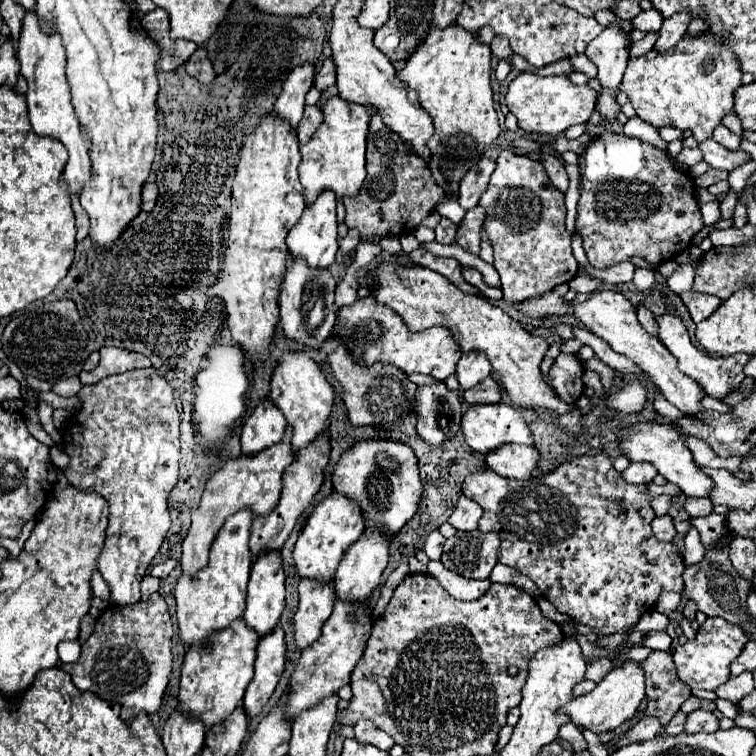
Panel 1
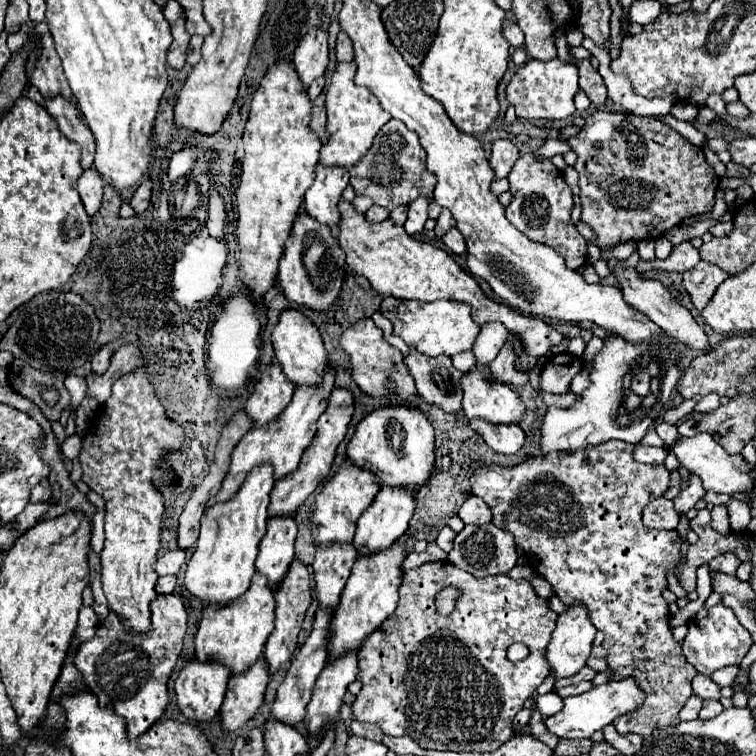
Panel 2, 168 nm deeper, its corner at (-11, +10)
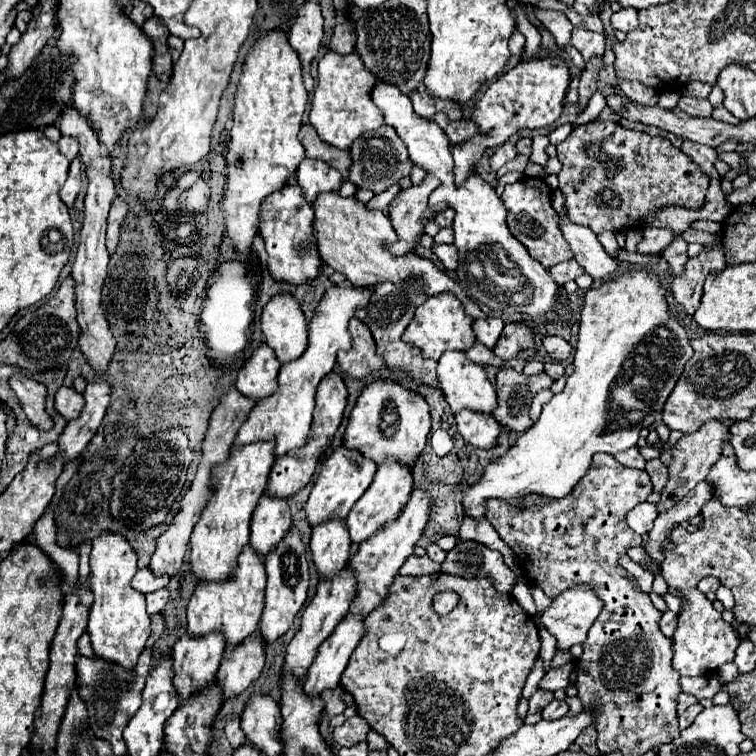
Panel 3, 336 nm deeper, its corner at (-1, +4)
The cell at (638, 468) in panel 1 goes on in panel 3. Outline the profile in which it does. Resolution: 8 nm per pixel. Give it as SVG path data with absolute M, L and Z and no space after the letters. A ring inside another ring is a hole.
M632 447L630 451L618 453L618 455L616 455L616 461L620 461L620 463L626 465L626 467L634 467L634 469L644 469L644 465L646 465L646 461L644 461L644 457L640 455L638 447Z

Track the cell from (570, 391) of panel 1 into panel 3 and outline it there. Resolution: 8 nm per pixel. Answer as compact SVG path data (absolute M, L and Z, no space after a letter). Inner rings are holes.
M502 369L496 377L498 407L494 417L512 431L526 431L532 425L528 411L534 395L540 389L550 389L552 383L554 379L546 371L526 377L514 369Z

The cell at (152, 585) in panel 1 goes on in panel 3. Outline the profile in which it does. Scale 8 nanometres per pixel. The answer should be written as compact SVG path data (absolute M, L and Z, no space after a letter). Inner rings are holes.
M158 589L158 591L152 591L146 595L146 603L148 603L148 613L160 613L164 609L168 601L168 589Z

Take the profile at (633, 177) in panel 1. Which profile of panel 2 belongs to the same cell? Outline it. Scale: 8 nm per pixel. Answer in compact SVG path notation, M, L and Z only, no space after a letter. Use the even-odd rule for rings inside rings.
M596 111L586 119L580 133L568 139L568 145L578 155L574 169L580 177L578 187L582 199L582 221L592 227L592 231L598 235L598 243L604 245L604 249L612 249L618 243L634 239L656 239L668 229L680 225L682 219L706 213L714 207L714 193L720 179L706 163L704 151L694 145L692 153L690 141L656 119L630 113Z

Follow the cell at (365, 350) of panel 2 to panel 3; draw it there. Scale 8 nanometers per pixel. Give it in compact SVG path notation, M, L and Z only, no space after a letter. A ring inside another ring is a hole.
M350 319L348 331L352 335L352 347L350 351L338 353L338 367L356 379L364 379L374 371L384 369L382 357L376 353L376 343L370 329L362 321Z

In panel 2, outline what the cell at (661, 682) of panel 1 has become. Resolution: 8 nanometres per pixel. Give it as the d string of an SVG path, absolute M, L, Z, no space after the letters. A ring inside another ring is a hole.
M608 441L608 443L602 443L602 445L596 445L596 447L588 447L584 451L576 451L576 453L550 453L546 457L540 457L538 461L536 459L526 459L524 463L516 465L516 467L484 467L484 469L478 469L474 475L472 475L472 493L482 497L488 507L492 509L492 523L504 531L510 531L516 539L518 545L522 545L524 549L524 557L528 561L528 565L532 565L554 589L554 593L562 599L564 605L574 605L574 603L584 603L588 607L588 613L592 617L592 623L596 629L600 629L604 633L604 649L608 651L608 667L614 671L610 681L620 681L624 677L632 677L640 689L644 689L644 705L640 705L640 709L634 709L632 713L626 713L624 717L618 717L616 721L612 721L612 725L616 727L616 731L620 735L626 735L626 733L636 733L640 735L642 739L650 737L654 729L658 727L668 727L668 725L678 725L680 723L680 709L684 707L684 703L692 697L692 679L696 675L696 669L692 669L692 665L688 665L688 661L684 659L682 655L682 649L680 649L680 643L674 641L672 637L672 629L668 625L668 619L670 619L670 609L668 609L668 603L666 599L662 597L662 591L668 587L666 583L666 571L674 571L680 561L682 561L682 539L676 531L654 531L654 529L648 529L642 525L642 509L648 501L660 497L666 493L666 489L670 487L670 471L664 467L664 465L644 465L644 463L636 463L634 457L632 457L632 445L630 443L624 443L624 441Z

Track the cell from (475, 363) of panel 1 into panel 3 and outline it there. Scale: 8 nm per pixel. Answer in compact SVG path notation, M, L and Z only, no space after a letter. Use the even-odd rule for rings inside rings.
M490 317L490 319L476 319L474 321L474 333L476 333L476 339L488 347L488 349L494 349L498 339L500 339L500 333L502 333L502 327L504 323L496 317Z

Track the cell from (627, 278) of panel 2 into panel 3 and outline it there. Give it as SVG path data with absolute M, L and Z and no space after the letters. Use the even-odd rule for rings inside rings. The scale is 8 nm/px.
M560 219L560 227L574 251L574 259L586 269L588 275L596 281L606 281L618 271L618 261L604 251L598 237L588 227L570 223L568 219Z

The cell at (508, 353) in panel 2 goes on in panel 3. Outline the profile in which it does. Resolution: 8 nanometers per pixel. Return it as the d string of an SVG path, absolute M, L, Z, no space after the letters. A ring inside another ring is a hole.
M508 323L500 335L500 341L494 347L494 355L502 361L524 357L522 353L536 353L536 345L532 341L532 331L518 323Z

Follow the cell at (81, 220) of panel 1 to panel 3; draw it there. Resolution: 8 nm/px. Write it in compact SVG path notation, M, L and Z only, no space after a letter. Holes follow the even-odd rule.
M74 159L70 163L70 173L68 173L68 181L62 185L60 189L60 199L68 205L68 207L74 207L74 201L78 197L82 189L82 171L80 171L80 161Z

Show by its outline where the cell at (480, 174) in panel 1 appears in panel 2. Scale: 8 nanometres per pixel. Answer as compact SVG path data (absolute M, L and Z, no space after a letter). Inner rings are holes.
M500 139L492 143L492 159L490 159L490 167L494 169L496 177L508 177L508 173L512 171L514 163L520 157L520 149L514 141L510 139Z

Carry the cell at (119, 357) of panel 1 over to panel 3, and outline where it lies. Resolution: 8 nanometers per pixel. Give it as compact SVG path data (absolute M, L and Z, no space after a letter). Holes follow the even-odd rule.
M60 387L56 393L56 409L64 415L64 419L78 419L84 409L84 395L74 391L72 387Z

